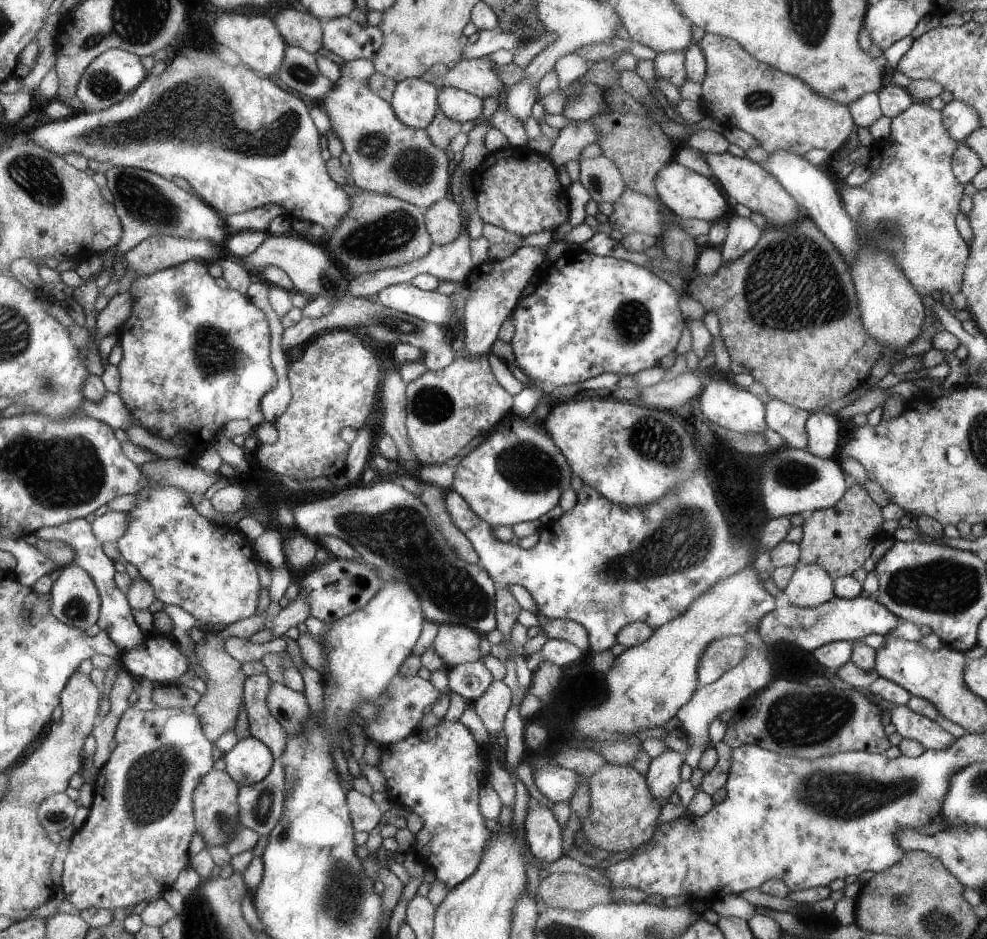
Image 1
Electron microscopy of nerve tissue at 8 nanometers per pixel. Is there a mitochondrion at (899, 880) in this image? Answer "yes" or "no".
no

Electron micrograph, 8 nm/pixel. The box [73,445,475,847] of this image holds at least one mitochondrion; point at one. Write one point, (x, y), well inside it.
(153, 784)

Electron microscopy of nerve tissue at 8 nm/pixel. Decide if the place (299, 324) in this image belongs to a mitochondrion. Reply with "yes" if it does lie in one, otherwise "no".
no

